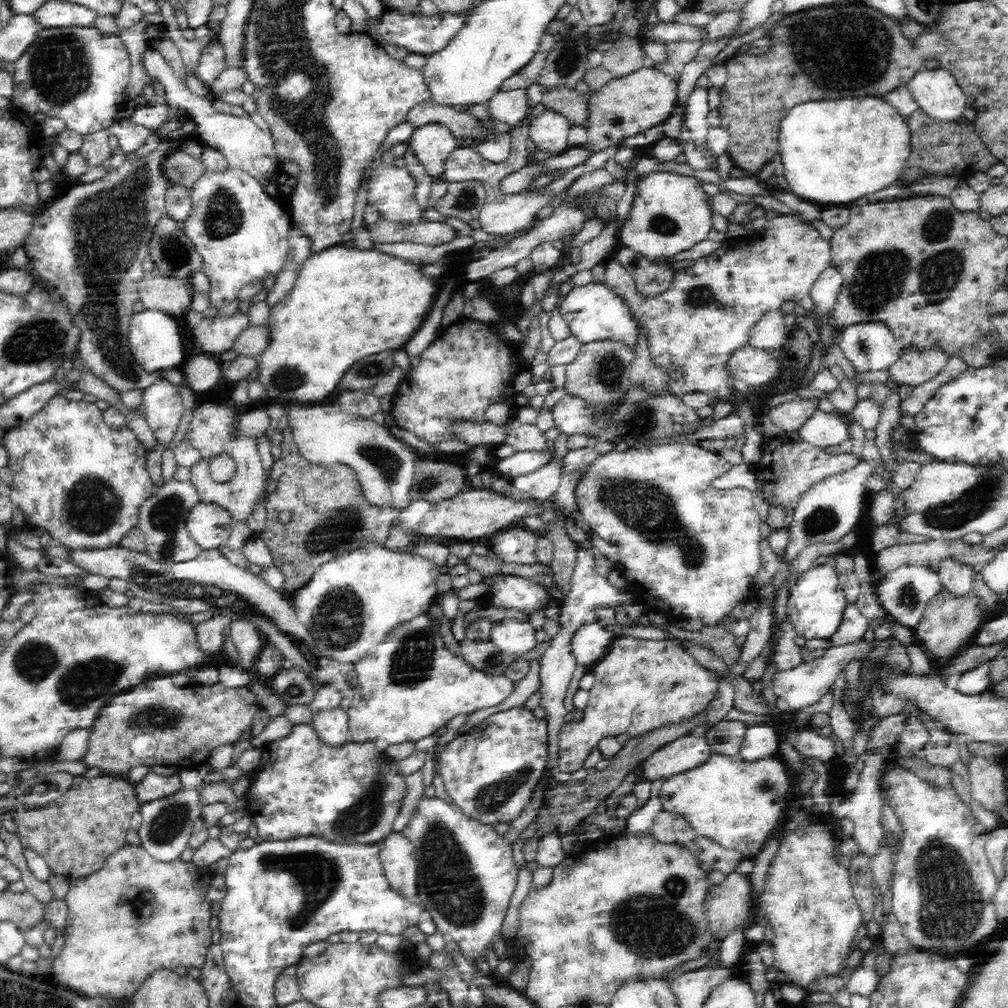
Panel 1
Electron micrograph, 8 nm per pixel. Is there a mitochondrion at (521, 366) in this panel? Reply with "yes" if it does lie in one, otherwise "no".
no

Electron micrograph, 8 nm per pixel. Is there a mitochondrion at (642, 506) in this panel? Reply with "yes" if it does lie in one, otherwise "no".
yes

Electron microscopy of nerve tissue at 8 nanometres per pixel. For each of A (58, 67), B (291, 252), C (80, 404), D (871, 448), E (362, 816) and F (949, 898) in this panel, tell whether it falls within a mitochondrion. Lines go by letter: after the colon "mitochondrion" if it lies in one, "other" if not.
A: mitochondrion
B: other
C: other
D: other
E: mitochondrion
F: mitochondrion

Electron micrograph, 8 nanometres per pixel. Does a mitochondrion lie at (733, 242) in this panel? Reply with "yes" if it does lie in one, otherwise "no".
no

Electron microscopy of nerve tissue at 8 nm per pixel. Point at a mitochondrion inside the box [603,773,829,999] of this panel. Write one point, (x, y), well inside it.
(650, 927)

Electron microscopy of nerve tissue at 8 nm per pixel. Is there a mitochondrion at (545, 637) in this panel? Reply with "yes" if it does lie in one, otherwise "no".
no

